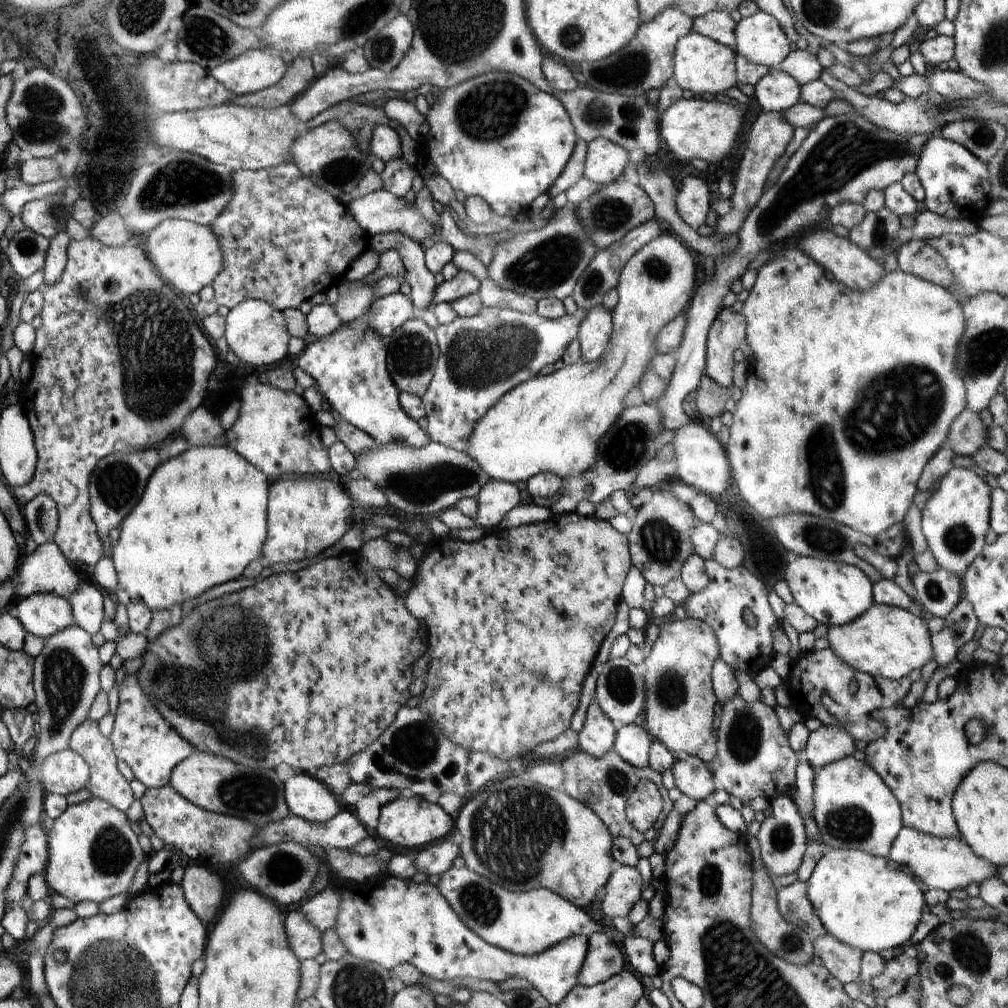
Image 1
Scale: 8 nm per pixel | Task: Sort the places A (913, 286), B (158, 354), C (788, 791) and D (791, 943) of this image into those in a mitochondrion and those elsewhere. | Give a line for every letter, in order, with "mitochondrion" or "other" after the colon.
A: other
B: mitochondrion
C: other
D: mitochondrion

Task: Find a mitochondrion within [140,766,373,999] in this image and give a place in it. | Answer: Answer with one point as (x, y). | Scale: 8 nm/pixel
(284, 870)

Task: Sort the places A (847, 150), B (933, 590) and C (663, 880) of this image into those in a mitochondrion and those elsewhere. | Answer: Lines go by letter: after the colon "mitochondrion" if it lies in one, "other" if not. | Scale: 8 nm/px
A: mitochondrion
B: mitochondrion
C: other

